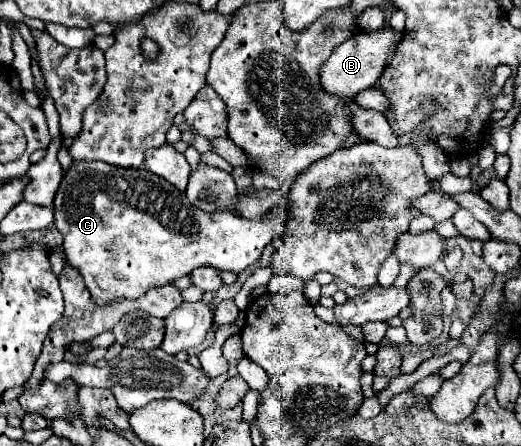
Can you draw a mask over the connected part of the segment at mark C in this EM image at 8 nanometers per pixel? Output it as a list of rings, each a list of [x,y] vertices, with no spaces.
[[[75,161],[65,173],[53,201],[55,227],[63,235],[63,251],[67,261],[77,267],[85,285],[99,305],[115,299],[137,299],[149,287],[175,281],[195,267],[209,265],[221,271],[241,273],[253,265],[267,243],[287,231],[289,215],[271,215],[269,211],[257,219],[245,219],[233,211],[205,213],[191,205],[183,191],[147,169],[125,169],[103,161]]]

